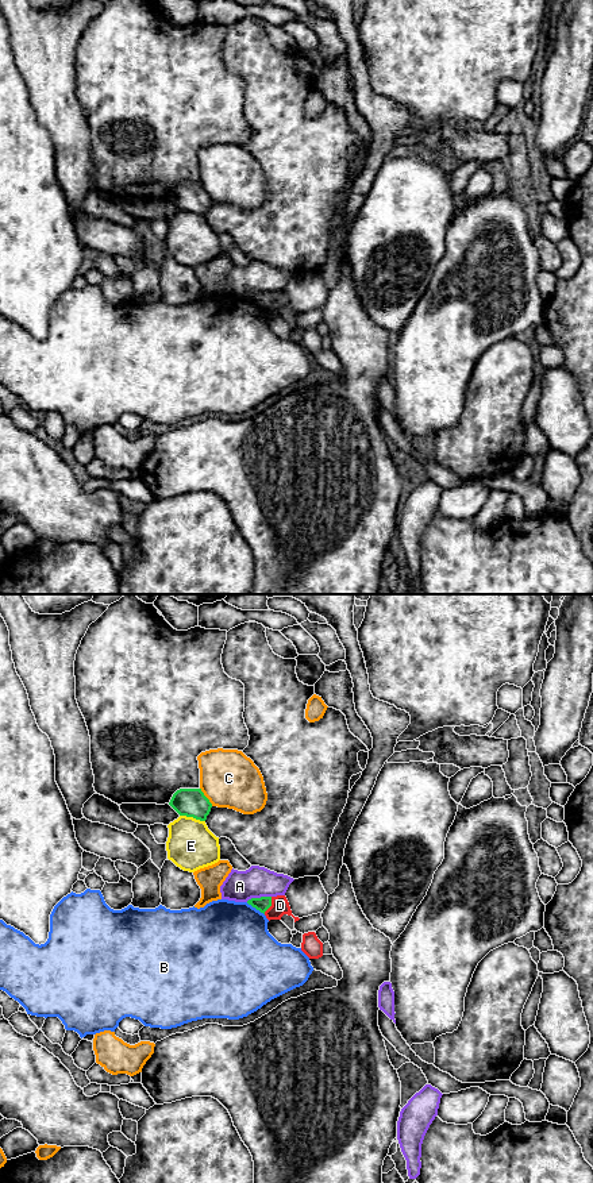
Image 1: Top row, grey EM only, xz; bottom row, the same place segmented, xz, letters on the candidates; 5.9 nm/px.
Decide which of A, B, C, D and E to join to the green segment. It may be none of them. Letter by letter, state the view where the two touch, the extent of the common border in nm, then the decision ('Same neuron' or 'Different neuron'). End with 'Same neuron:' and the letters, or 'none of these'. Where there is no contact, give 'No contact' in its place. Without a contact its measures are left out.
A: Touches green in xz. Shared border 160 nm. Different neuron
B: Touches green in xz. Shared border 130 nm. Different neuron
C: Touches green in xz. Shared border 130 nm. Different neuron
D: Touches green in xz. Shared border 120 nm. Different neuron
E: Touches green in xz. Shared border 160 nm. Different neuron
Same neuron: none of these

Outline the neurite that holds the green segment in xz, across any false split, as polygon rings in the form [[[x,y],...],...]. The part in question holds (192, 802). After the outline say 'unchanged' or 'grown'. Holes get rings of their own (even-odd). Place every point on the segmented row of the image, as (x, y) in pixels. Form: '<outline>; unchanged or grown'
[[[180,789],[173,794],[169,805],[180,816],[193,817],[200,821],[207,820],[212,808],[201,789]]]; unchanged

